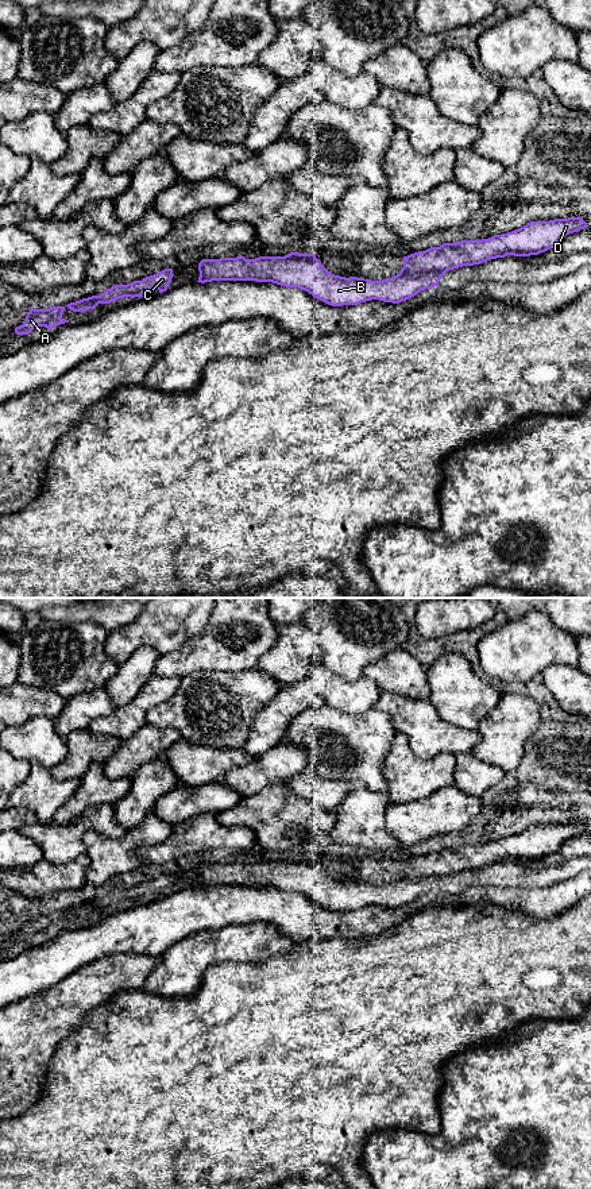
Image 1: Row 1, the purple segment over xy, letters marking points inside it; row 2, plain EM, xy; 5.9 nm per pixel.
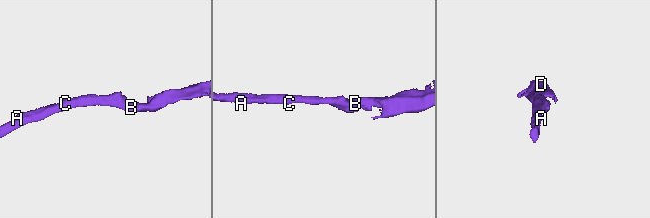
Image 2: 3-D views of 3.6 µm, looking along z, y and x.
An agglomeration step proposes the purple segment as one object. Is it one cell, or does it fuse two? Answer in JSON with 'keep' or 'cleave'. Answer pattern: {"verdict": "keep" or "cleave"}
{"verdict": "cleave"}

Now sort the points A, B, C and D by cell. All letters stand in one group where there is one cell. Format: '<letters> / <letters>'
A B C / D

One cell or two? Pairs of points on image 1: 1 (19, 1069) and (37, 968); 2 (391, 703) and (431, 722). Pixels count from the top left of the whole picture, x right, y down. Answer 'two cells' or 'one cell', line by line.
1: two cells
2: one cell

